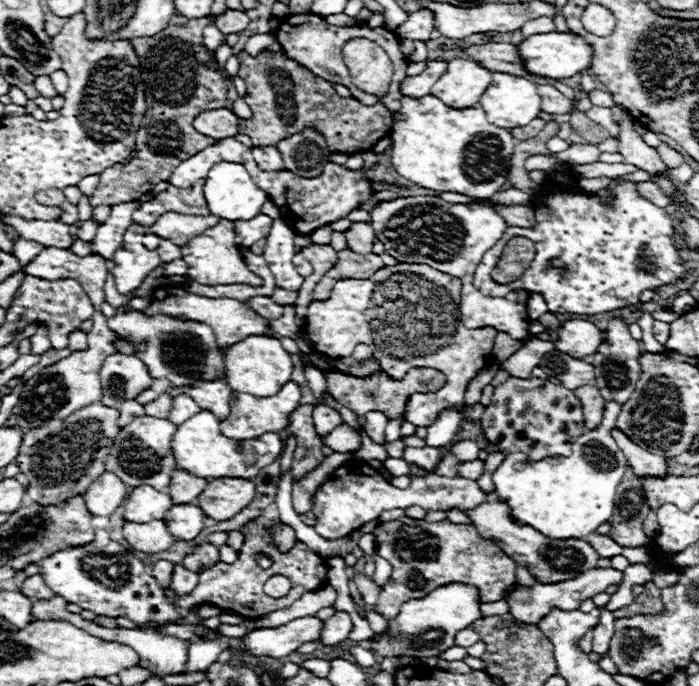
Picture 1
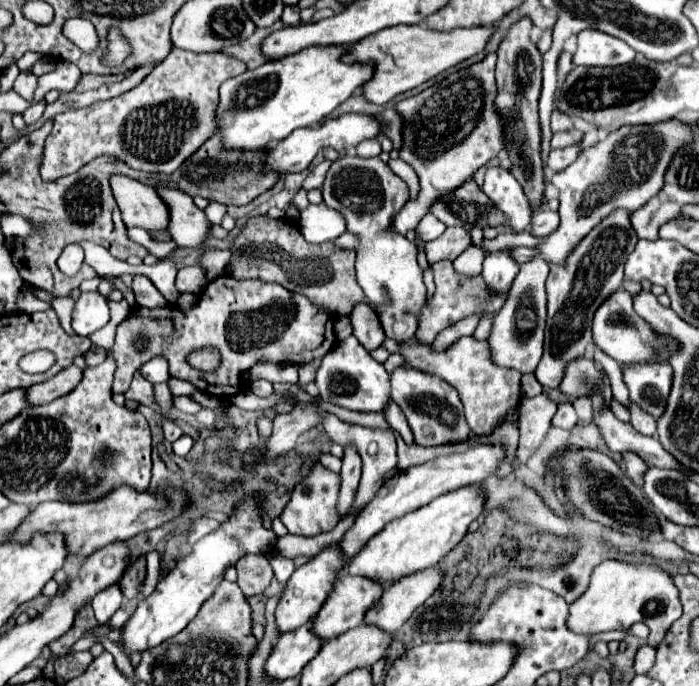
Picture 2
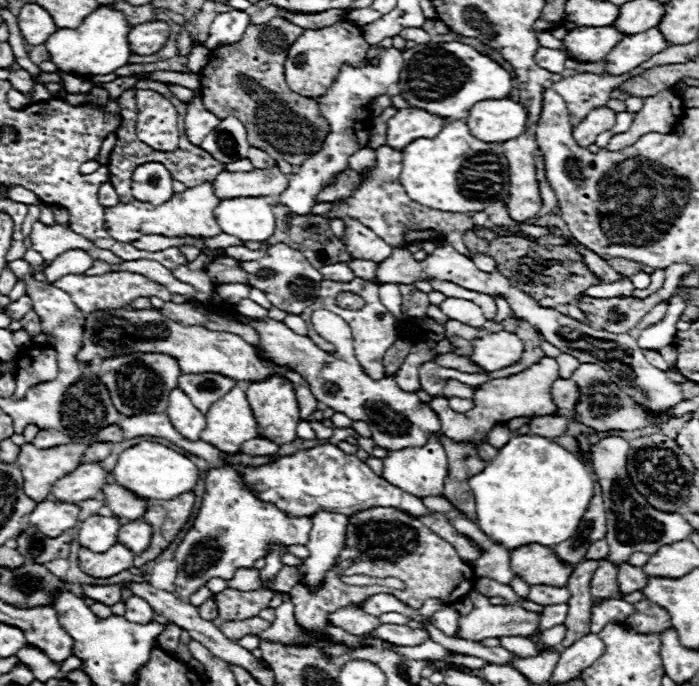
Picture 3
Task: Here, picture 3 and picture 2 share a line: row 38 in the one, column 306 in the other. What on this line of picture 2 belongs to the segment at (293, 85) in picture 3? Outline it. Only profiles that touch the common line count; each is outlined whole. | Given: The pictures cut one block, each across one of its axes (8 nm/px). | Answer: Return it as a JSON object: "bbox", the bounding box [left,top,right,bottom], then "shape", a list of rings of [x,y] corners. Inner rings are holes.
{"bbox":[110,276,334,398],"shape":[[[220,276],[210,282],[200,294],[198,302],[182,314],[176,304],[168,304],[164,308],[134,308],[125,320],[116,328],[116,340],[110,348],[110,354],[116,362],[114,372],[114,392],[126,392],[130,380],[142,362],[148,362],[156,356],[164,356],[168,360],[170,376],[178,380],[186,380],[194,384],[200,392],[230,398],[242,392],[244,374],[250,372],[256,364],[308,364],[312,360],[322,358],[334,346],[334,312],[326,306],[318,306],[306,296],[298,292],[290,292],[280,284],[270,284],[262,280],[232,280],[230,276]],[[292,302],[292,312],[286,312],[284,324],[274,326],[268,324],[268,312],[276,306],[284,310],[286,304]],[[144,336],[150,340],[144,352],[136,352],[132,340]],[[214,346],[224,356],[224,364],[220,372],[196,372],[188,368],[184,356],[196,348]]]}

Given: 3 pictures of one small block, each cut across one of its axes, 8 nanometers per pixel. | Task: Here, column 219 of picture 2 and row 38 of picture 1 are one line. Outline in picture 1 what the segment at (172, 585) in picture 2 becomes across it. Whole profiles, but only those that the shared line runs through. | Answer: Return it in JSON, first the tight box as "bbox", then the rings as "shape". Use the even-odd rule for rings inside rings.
{"bbox":[518,32,594,78],"shape":[[[548,32],[548,34],[534,34],[526,38],[522,44],[518,44],[518,52],[526,62],[526,68],[532,74],[540,74],[546,78],[572,78],[578,72],[592,66],[594,48],[578,34],[574,32]]]}

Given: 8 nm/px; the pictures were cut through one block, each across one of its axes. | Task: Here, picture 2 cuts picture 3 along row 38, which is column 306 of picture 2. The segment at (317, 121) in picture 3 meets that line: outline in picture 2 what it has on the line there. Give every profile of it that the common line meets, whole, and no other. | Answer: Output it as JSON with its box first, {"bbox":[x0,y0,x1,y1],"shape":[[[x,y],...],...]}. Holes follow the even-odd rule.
{"bbox":[228,216,378,316],"shape":[[[254,216],[246,222],[242,232],[230,244],[232,258],[228,262],[230,276],[236,280],[258,278],[264,282],[276,282],[292,292],[300,292],[316,304],[328,304],[328,308],[336,308],[342,316],[350,316],[354,306],[360,302],[368,304],[376,314],[378,306],[366,300],[364,292],[356,280],[354,270],[354,250],[342,250],[334,242],[324,244],[310,244],[304,240],[296,222],[288,218],[272,220],[268,216]]]}

